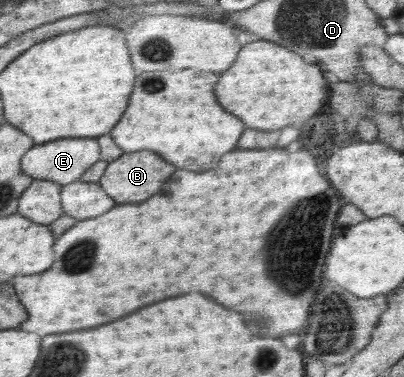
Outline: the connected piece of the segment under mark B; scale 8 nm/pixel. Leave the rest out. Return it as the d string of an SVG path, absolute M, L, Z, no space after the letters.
M152 151L123 153L118 159L107 162L106 169L98 184L117 204L138 203L146 197L158 193L158 189L168 181L168 177L176 171L172 163L160 161L160 157Z

